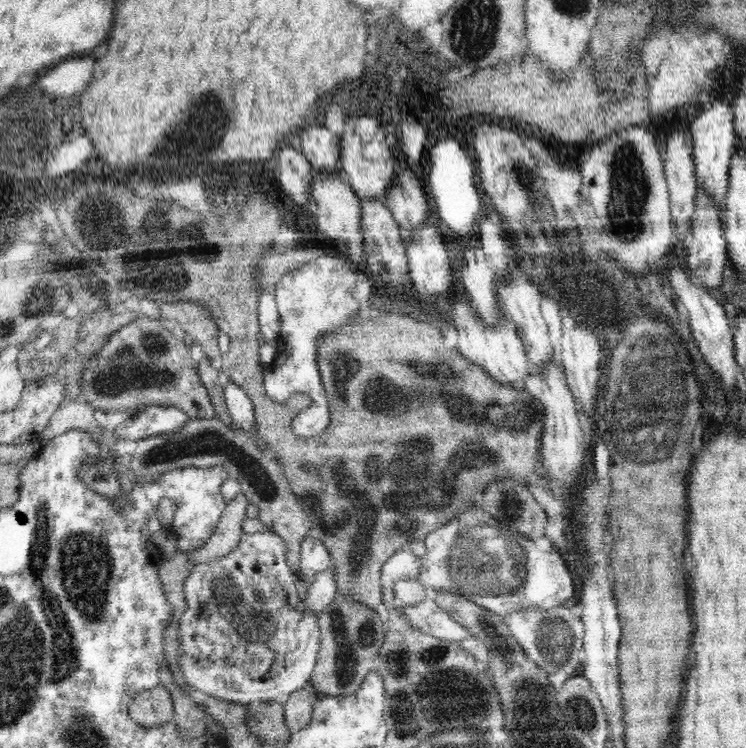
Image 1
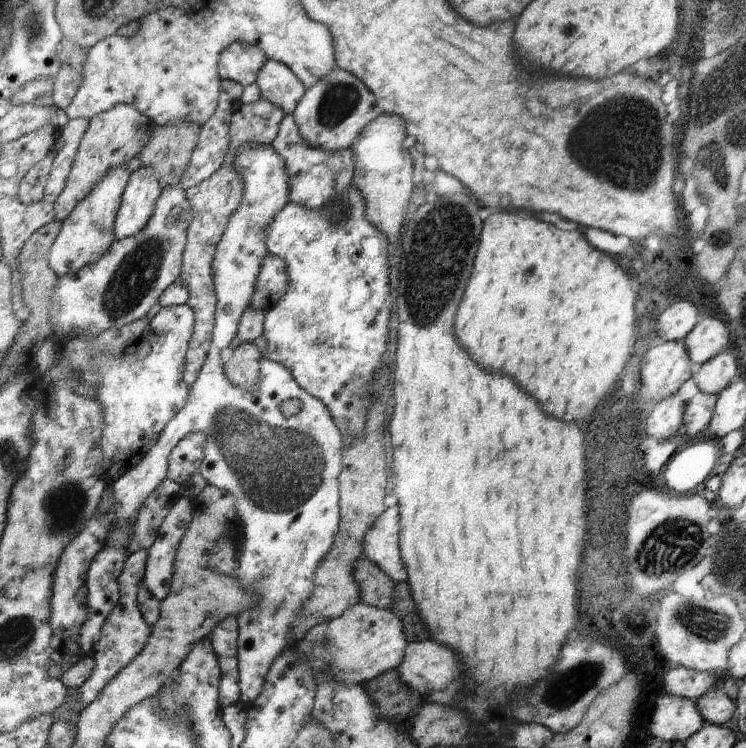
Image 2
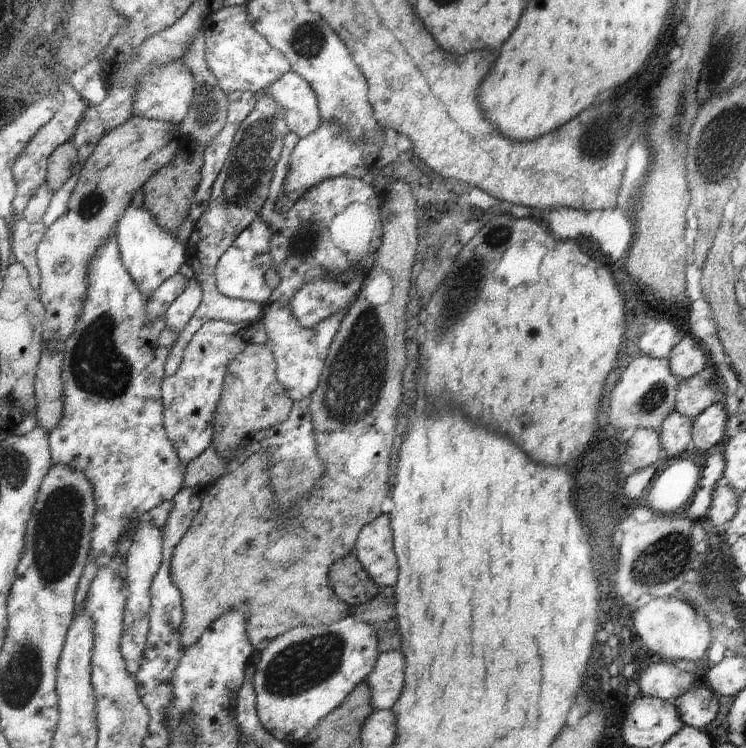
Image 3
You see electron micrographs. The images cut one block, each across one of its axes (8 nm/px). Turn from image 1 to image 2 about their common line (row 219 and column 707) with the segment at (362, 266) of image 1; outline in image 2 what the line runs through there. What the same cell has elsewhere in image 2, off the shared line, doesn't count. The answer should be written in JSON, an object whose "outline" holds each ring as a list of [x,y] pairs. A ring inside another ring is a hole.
{"outline":[[[702,317],[684,339],[692,363],[704,364],[722,350],[729,349],[728,327],[713,317]]]}

